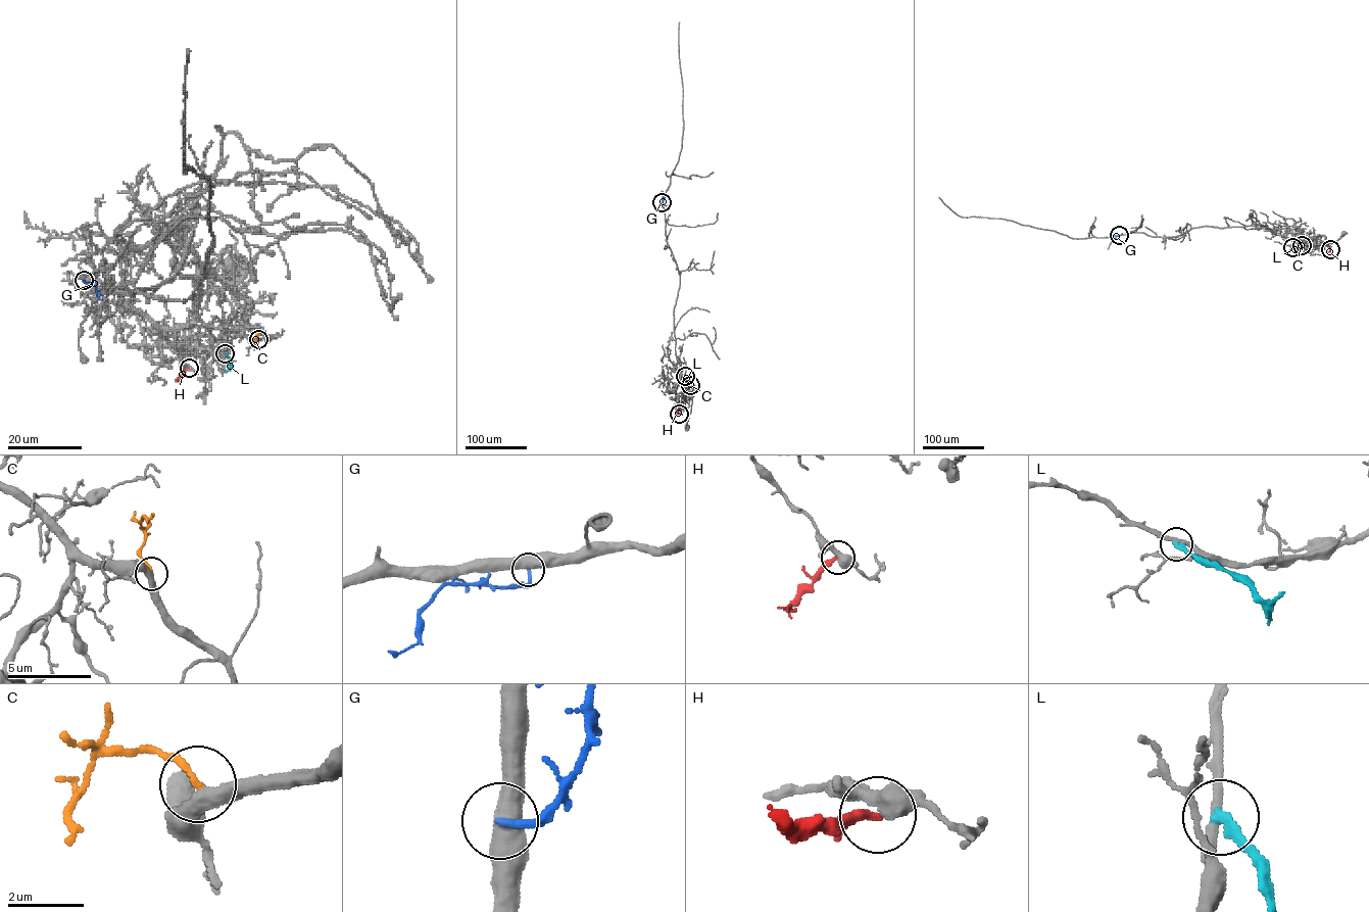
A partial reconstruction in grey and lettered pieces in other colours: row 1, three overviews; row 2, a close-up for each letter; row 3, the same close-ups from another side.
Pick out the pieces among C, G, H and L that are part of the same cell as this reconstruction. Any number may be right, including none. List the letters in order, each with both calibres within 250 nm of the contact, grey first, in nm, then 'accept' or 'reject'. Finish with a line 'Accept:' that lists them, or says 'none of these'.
C: 360 nm thick on the grey side, 160 nm on the other; accept
G: 550 nm thick on the grey side, 200 nm on the other; reject
H: 440 nm thick on the grey side, 200 nm on the other; reject
L: 240 nm thick on the grey side, 240 nm on the other; reject
Accept: C

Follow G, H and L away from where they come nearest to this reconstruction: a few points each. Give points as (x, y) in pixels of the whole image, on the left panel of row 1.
G: (84, 280), (94, 284), (101, 298)
H: (189, 368), (178, 380)
L: (225, 353), (231, 363), (226, 372)

